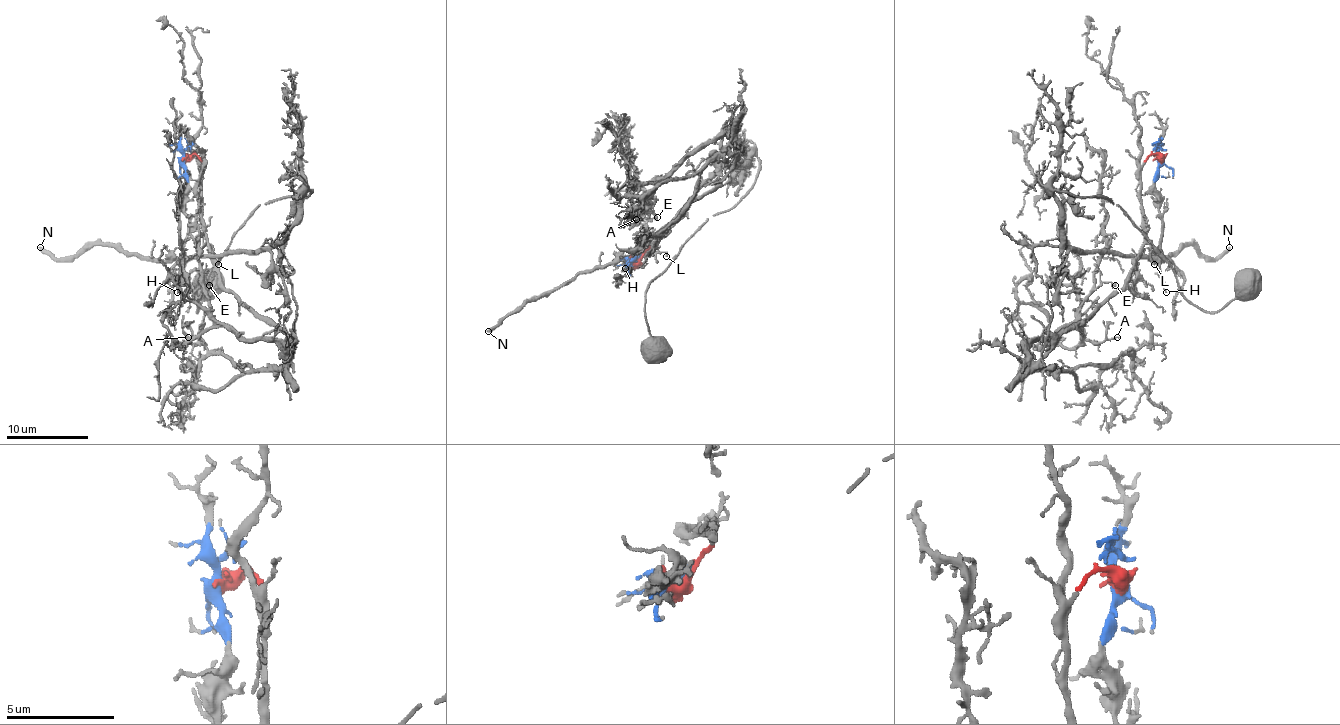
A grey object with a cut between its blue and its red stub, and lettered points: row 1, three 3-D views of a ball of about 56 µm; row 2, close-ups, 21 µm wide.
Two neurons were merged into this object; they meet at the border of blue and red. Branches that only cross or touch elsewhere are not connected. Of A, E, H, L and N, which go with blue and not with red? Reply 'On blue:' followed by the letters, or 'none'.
On blue: H, N

